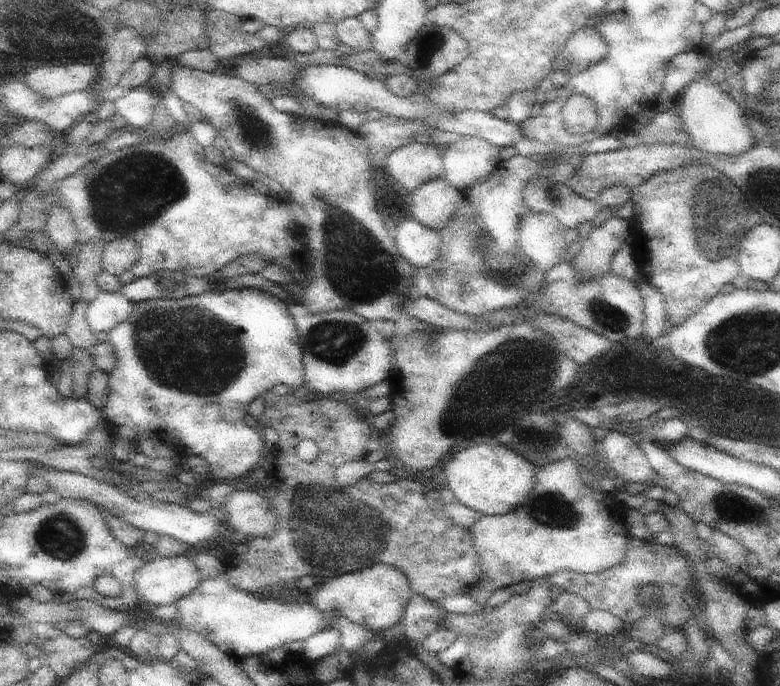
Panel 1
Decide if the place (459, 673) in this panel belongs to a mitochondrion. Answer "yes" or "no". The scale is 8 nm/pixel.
no

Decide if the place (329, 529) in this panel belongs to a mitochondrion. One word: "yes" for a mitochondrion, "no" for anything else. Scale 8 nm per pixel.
yes

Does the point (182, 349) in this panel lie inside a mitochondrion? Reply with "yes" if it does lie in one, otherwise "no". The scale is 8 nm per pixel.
yes

